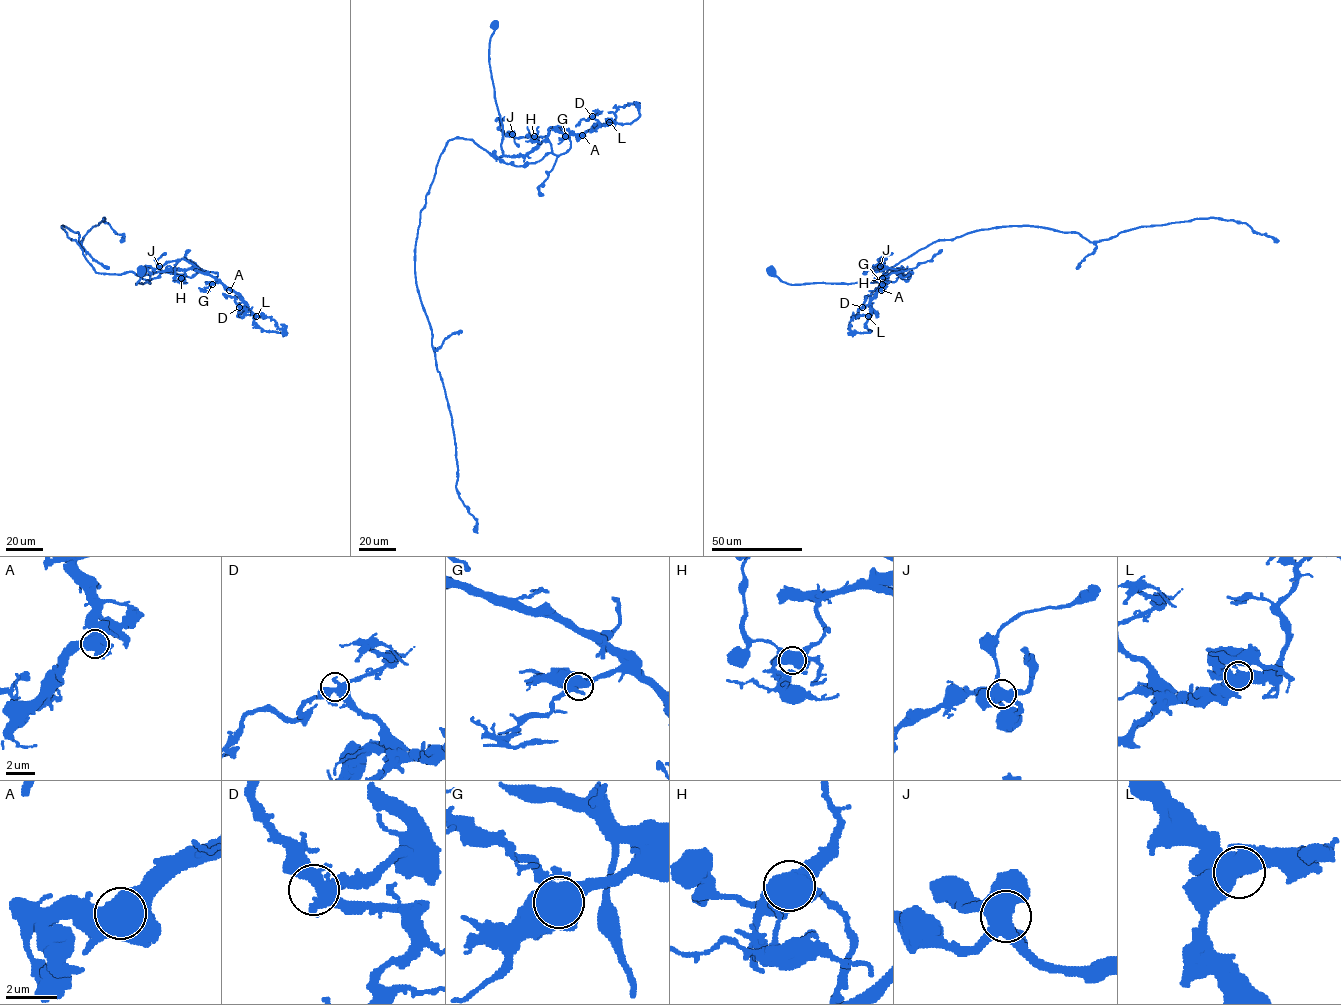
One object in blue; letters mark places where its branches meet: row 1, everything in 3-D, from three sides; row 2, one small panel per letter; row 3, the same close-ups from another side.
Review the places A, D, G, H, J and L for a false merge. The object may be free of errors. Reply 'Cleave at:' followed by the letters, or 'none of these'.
Cleave at: H

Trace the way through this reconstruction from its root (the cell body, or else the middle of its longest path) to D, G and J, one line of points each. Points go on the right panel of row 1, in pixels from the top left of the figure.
D: (770, 272), (788, 284), (803, 284), (894, 282), (902, 270), (875, 270), (880, 288), (869, 304), (862, 307)
G: (770, 272), (788, 284), (803, 284), (894, 282), (902, 270), (875, 270), (875, 276), (882, 284)
J: (770, 272), (790, 284), (894, 282), (902, 273), (901, 269), (894, 269), (882, 277), (883, 261), (880, 266)

